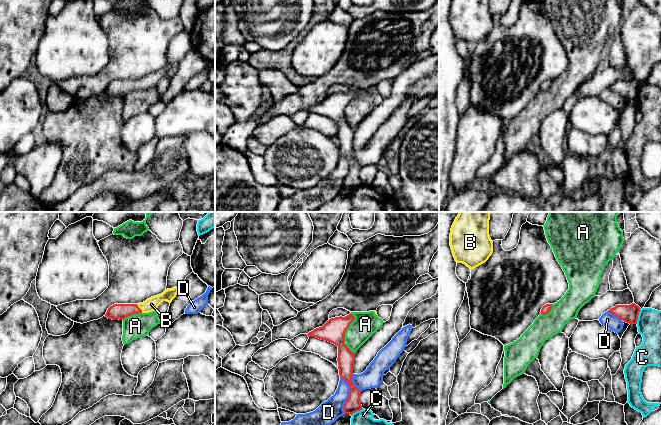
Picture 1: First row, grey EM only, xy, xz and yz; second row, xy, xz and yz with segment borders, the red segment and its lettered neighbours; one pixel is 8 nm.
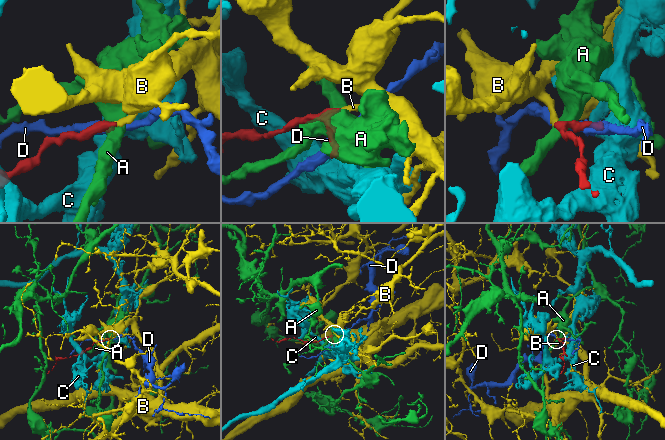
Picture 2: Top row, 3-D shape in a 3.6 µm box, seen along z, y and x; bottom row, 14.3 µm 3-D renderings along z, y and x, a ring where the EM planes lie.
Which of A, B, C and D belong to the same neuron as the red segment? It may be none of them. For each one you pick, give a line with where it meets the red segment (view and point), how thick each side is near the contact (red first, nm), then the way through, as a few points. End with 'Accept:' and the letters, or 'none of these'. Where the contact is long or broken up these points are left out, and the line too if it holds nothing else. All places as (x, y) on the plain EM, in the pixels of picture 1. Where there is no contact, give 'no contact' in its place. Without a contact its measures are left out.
B: contact xy (139, 84); calibres 130 and 110 nm; way xy (117, 87), (139, 84), (151, 80)
Accept: B

